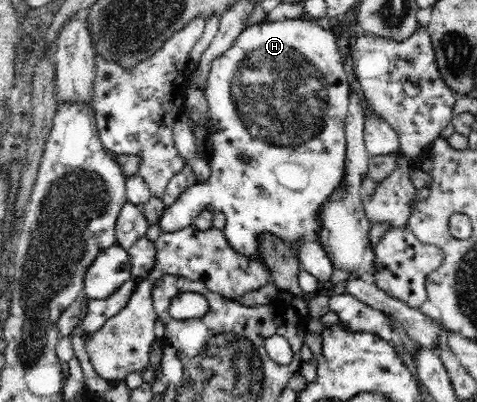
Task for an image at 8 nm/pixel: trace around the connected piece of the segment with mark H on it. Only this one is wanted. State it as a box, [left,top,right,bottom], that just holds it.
[158,16,350,281]

